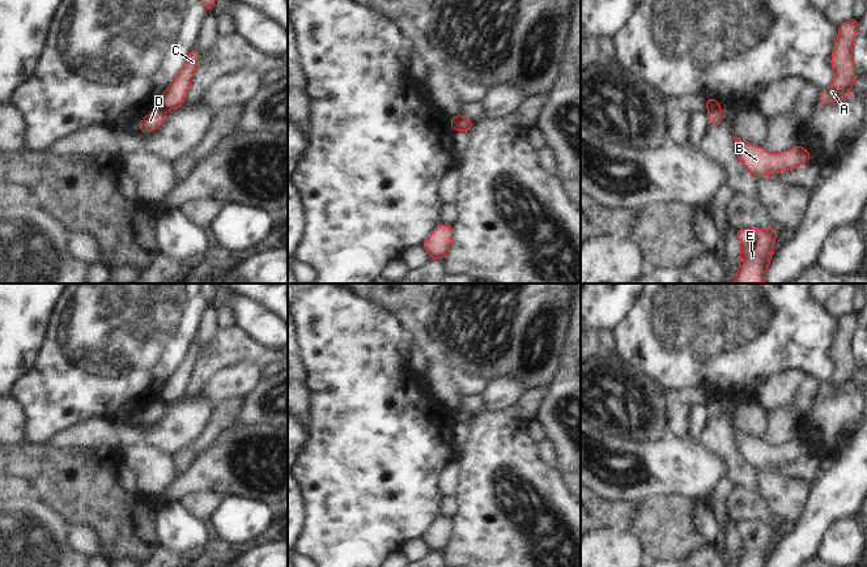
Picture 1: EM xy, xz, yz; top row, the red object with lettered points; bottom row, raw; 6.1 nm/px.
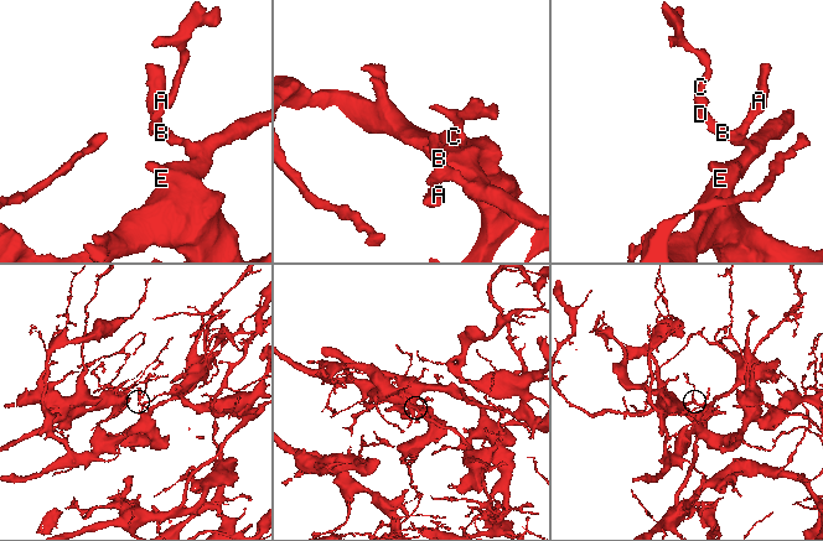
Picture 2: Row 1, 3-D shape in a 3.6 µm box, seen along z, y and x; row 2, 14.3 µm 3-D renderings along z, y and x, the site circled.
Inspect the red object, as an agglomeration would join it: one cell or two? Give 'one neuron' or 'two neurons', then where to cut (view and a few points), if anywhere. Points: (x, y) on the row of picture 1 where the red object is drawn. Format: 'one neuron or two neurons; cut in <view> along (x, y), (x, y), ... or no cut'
two neurons; cut in yz along (718, 106), (708, 109)

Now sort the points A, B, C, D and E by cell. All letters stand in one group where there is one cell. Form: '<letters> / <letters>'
A B D E / C

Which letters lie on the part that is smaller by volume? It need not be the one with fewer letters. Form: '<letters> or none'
C

